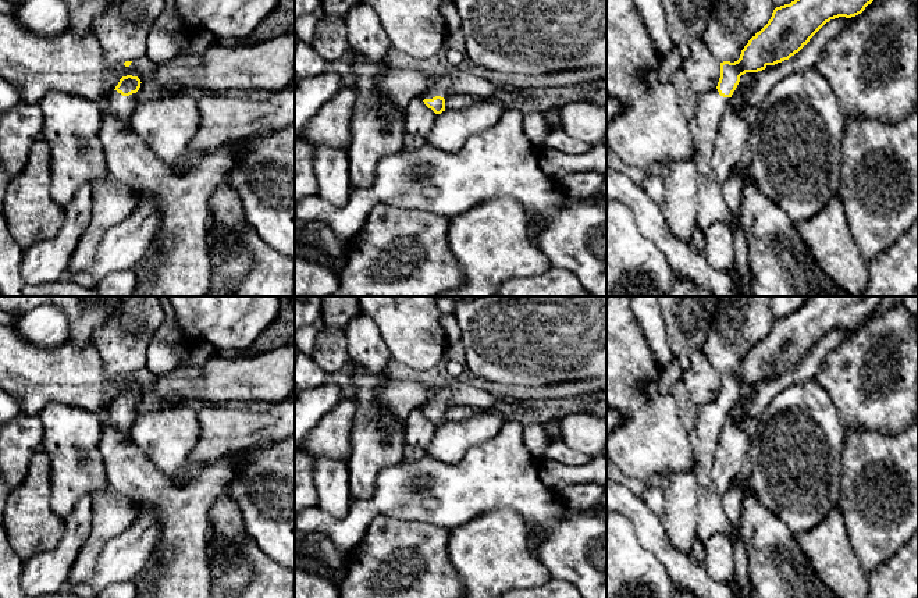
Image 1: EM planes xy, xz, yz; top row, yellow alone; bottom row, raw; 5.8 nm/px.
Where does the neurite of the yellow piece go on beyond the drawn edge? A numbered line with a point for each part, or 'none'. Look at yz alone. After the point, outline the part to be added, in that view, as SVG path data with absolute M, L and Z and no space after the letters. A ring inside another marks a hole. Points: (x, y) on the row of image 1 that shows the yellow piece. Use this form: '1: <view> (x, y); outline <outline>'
1: yz (710, 106); outline M712 89L698 95L695 111L688 120L690 131L695 139L695 164L700 172L700 207L697 224L702 229L714 223L726 223L734 229L736 221L722 193L722 184L712 174L711 156L718 124L726 110L729 97Z

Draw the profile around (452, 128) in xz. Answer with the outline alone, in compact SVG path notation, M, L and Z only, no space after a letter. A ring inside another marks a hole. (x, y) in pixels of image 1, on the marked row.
M497 93L487 99L478 97L463 110L445 110L437 114L426 140L435 149L456 153L472 135L495 125L504 110L505 106Z

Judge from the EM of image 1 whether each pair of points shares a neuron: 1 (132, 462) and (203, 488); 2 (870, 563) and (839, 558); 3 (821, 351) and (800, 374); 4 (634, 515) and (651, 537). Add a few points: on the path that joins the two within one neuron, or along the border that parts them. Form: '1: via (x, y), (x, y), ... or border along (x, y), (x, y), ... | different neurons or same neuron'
1: via (150, 480), (164, 494), (185, 494) | same neuron
2: border along (847, 531), (858, 563), (868, 575) | different neurons
3: via (817, 356), (806, 369) | same neuron
4: via (640, 520), (650, 531) | same neuron

